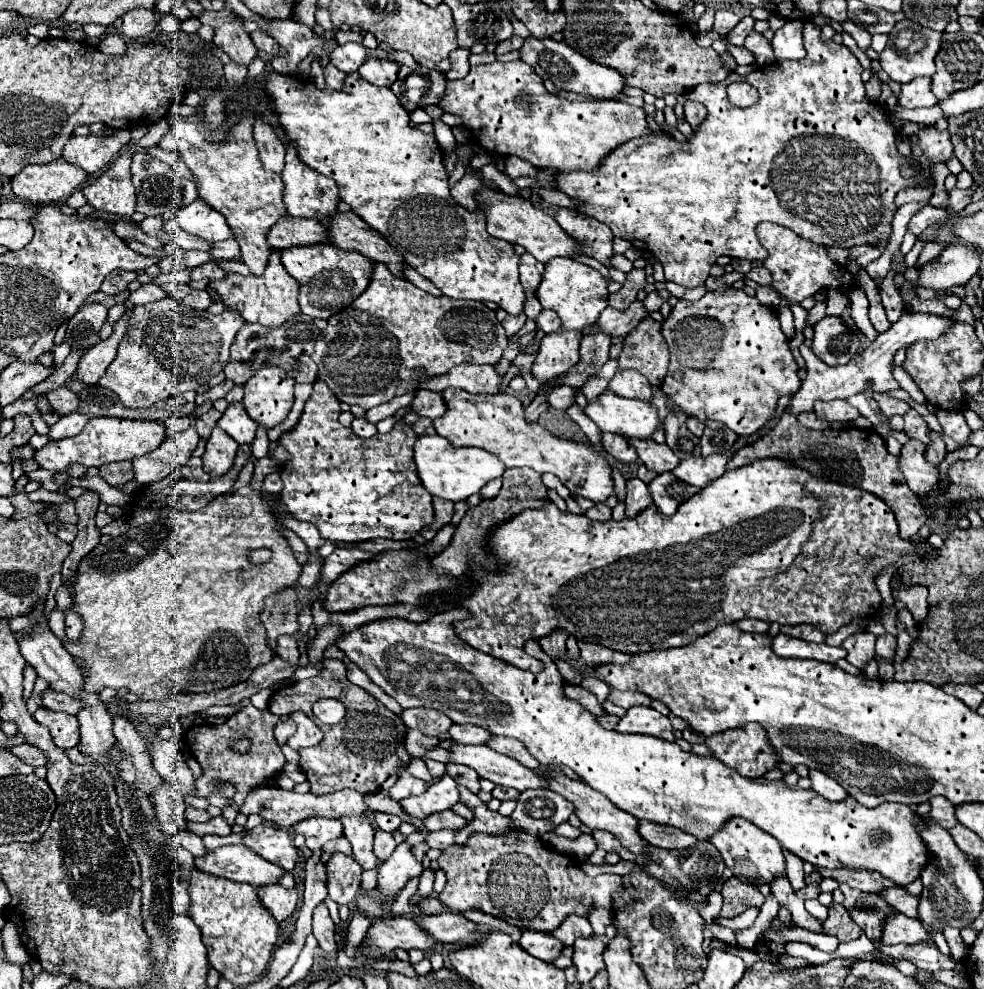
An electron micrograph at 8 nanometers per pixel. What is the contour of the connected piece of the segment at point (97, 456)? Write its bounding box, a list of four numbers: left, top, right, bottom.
[34,418,166,472]

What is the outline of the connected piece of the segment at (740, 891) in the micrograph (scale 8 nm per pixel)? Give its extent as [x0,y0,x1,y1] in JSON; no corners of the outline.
[722,878,764,918]

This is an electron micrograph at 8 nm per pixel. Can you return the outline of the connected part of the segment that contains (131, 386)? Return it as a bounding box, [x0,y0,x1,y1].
[98,296,244,408]

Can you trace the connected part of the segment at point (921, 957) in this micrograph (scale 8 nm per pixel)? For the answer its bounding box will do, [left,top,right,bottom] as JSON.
[878,940,956,972]

